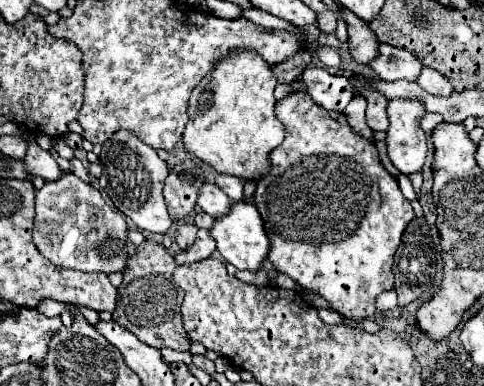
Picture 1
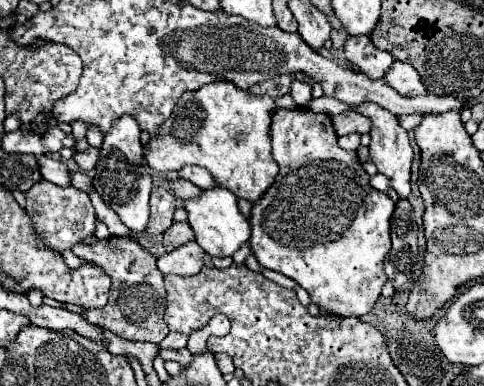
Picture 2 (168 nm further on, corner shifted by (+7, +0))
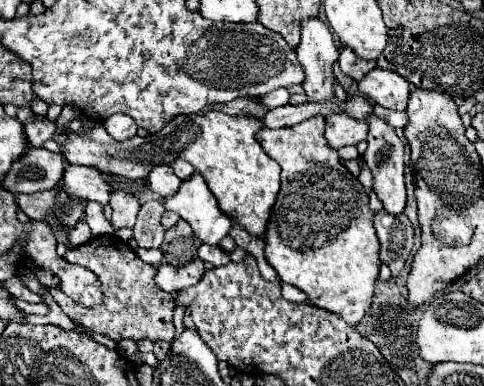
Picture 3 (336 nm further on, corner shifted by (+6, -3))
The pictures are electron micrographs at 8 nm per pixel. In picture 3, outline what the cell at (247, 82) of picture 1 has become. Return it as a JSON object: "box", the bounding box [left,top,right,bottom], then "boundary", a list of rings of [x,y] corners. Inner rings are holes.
{"box":[55,111,281,237],"boundary":[[[205,111],[205,113],[191,113],[191,115],[177,115],[173,117],[169,123],[165,123],[165,127],[157,133],[157,135],[147,135],[143,137],[133,137],[129,141],[117,143],[103,127],[101,121],[97,121],[97,125],[93,127],[93,131],[79,131],[79,133],[71,133],[69,137],[55,139],[57,143],[63,145],[63,155],[71,165],[85,165],[85,167],[95,167],[103,173],[119,173],[131,179],[143,179],[149,175],[149,171],[157,165],[169,165],[173,163],[177,157],[189,161],[195,171],[199,171],[209,189],[213,191],[213,195],[219,201],[219,207],[237,223],[241,223],[249,233],[263,237],[265,233],[265,225],[271,213],[271,207],[275,203],[277,191],[279,191],[279,175],[281,175],[281,167],[263,151],[263,147],[259,145],[259,141],[255,139],[255,133],[261,131],[265,125],[259,117],[253,115],[225,115],[221,111]]]}

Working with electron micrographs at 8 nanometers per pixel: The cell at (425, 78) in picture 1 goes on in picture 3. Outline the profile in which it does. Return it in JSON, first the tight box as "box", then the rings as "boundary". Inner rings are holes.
{"box":[359,67,413,111],"boundary":[[[377,67],[359,81],[359,91],[367,95],[373,103],[395,111],[405,111],[413,85],[409,85],[407,79],[403,79],[395,71]]]}

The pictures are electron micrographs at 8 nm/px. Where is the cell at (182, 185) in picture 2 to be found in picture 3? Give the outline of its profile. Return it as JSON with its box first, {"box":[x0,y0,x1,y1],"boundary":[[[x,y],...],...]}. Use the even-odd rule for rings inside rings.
{"box":[149,165,183,197],"boundary":[[[157,165],[149,173],[149,183],[151,183],[151,189],[155,193],[159,193],[161,197],[171,197],[179,191],[183,181],[173,173],[173,169],[169,165]]]}

